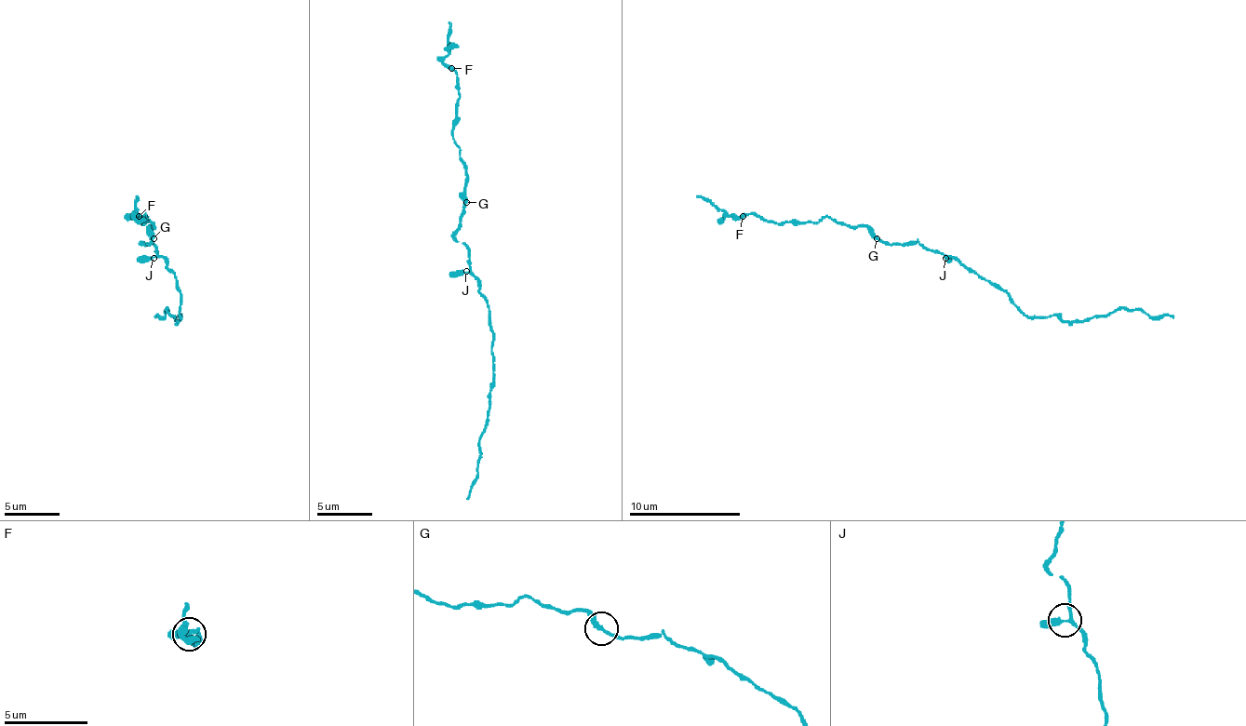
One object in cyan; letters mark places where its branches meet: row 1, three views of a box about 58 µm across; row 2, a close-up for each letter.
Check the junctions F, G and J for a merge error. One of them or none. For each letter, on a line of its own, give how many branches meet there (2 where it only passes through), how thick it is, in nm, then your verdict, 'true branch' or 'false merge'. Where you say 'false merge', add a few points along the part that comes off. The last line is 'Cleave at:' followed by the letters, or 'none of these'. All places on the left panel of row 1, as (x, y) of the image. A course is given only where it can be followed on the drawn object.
F: 2 branches meet; 240 nm thick; true branch
G: 2 branches meet; 280 nm thick; true branch
J: 3 branches meet; 240 nm thick; true branch
Cleave at: none of these

